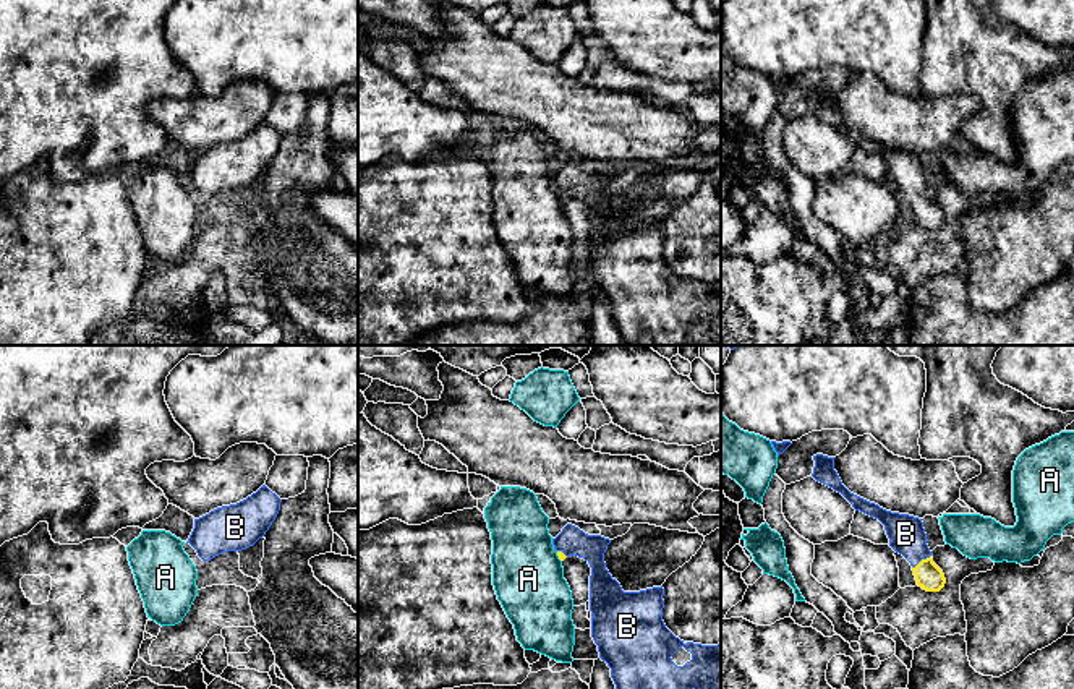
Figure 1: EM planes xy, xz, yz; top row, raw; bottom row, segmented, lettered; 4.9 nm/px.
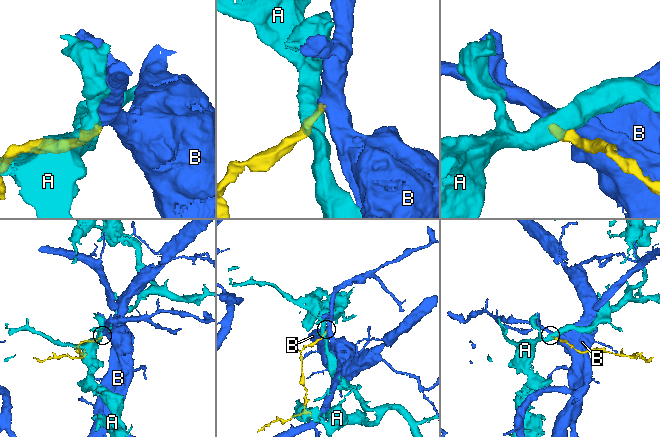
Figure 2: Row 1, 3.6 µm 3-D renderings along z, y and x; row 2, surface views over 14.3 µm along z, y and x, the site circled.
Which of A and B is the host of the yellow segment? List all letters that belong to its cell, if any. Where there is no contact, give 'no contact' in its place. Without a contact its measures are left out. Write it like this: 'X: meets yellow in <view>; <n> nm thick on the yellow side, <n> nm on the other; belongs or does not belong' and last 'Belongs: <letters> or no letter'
A: meets yellow in xz; 40 nm thick on the yellow side, 360 nm on the other; does not belong
B: meets yellow in yz; 140 nm thick on the yellow side, 180 nm on the other; belongs
Belongs: B

